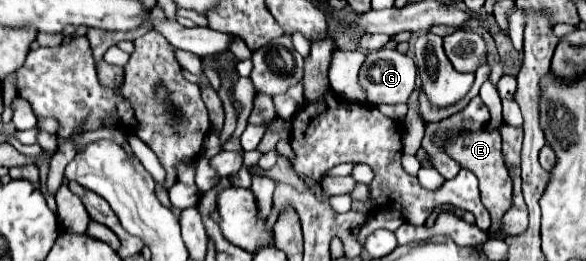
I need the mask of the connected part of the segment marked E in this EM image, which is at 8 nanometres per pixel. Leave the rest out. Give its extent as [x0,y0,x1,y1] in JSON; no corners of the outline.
[432,126,512,238]

